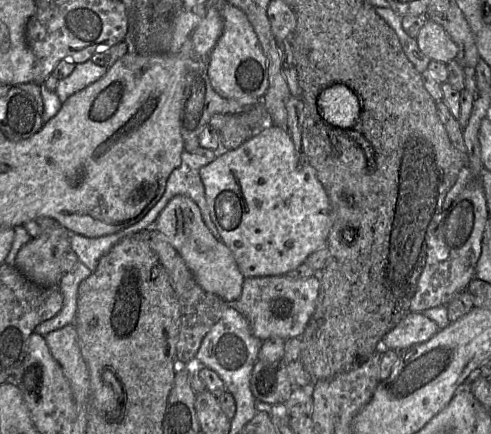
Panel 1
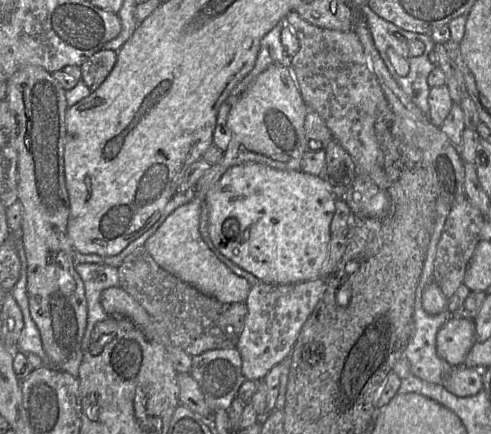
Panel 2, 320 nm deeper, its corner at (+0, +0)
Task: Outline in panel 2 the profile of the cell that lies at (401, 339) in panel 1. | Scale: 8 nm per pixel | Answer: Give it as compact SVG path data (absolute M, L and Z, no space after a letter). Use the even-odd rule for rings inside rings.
M450 317L437 333L437 354L452 367L463 366L474 342L473 320Z

